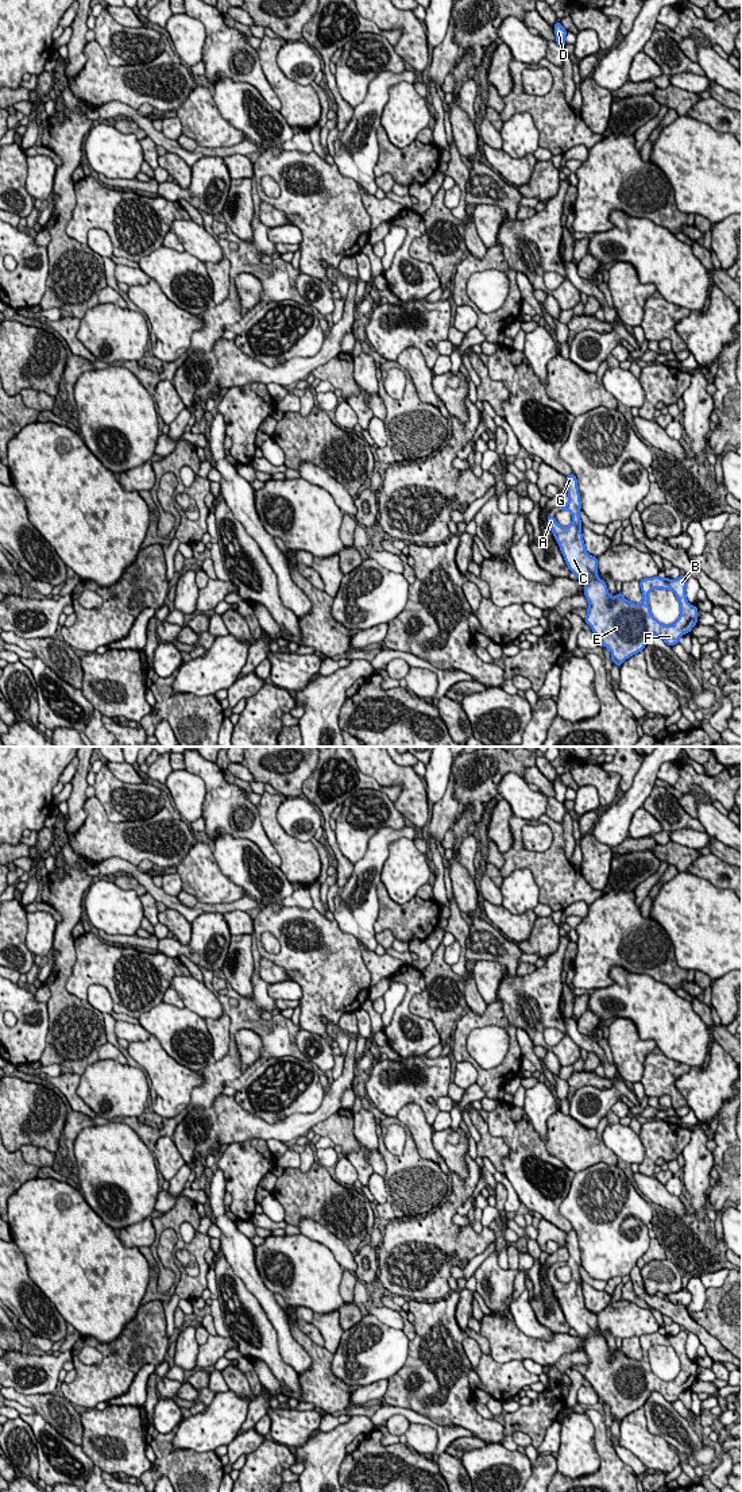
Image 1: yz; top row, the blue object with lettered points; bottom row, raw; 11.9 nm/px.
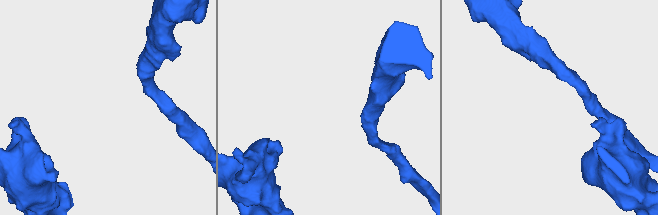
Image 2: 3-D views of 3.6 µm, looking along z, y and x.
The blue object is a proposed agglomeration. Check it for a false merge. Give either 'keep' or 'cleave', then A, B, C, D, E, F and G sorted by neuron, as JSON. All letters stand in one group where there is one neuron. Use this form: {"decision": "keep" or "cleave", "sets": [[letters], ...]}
{"decision": "keep", "sets": [["A", "B", "C", "D", "E", "F", "G"]]}

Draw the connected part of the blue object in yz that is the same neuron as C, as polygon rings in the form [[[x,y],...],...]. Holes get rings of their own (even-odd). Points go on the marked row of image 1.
[[[572,473],[565,477],[568,504],[560,510],[569,510],[572,521],[569,527],[557,524],[554,516],[548,516],[550,528],[567,567],[575,572],[577,579],[584,582],[584,591],[588,601],[586,622],[596,635],[599,644],[611,652],[611,662],[618,667],[630,656],[644,651],[652,636],[658,636],[668,645],[679,644],[679,639],[689,633],[697,624],[697,605],[687,601],[687,577],[677,579],[645,578],[639,581],[642,602],[627,601],[622,593],[611,597],[607,583],[598,577],[598,558],[586,551],[581,533],[581,510],[577,478]],[[654,589],[673,590],[680,604],[680,616],[670,624],[664,625],[653,617],[649,606],[649,593]]]

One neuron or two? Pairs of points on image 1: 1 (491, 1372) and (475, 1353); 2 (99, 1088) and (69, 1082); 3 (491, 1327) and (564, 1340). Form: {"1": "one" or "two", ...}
{"1": "two", "2": "two", "3": "one"}

